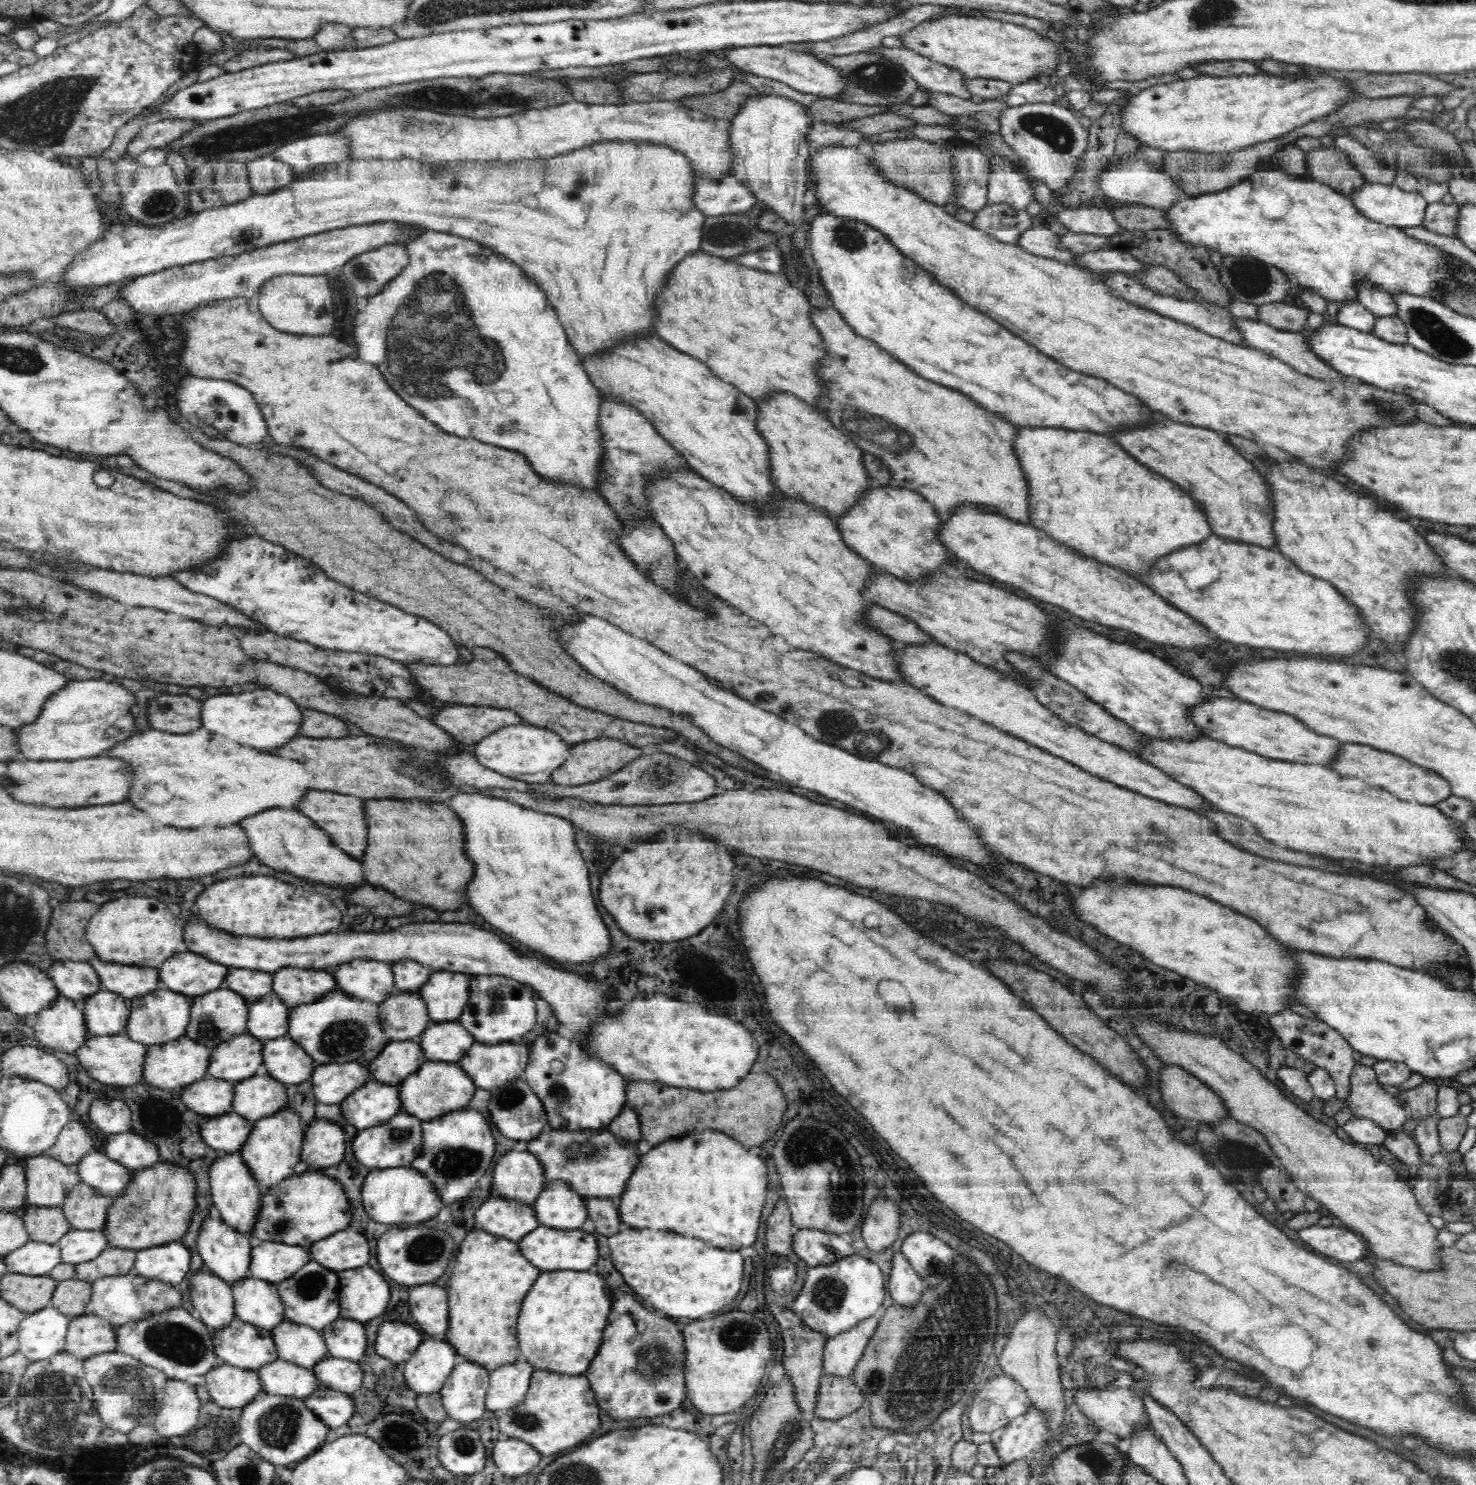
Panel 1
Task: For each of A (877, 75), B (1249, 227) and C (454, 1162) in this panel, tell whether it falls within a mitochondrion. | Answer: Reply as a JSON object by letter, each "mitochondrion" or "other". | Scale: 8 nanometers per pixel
{"A":"mitochondrion","B":"other","C":"mitochondrion"}

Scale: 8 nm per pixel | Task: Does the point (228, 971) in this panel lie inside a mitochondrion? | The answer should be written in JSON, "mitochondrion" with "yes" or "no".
{"mitochondrion":"no"}

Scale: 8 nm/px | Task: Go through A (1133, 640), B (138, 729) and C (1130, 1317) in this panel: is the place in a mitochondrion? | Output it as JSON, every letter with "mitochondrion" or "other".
{"A":"other","B":"other","C":"other"}

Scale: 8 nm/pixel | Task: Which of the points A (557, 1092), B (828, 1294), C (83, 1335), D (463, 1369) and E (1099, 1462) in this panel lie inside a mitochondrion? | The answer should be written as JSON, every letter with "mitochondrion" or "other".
{"A":"mitochondrion","B":"mitochondrion","C":"other","D":"other","E":"mitochondrion"}

